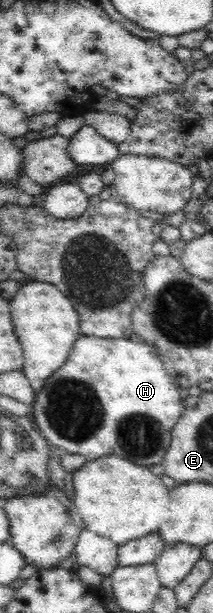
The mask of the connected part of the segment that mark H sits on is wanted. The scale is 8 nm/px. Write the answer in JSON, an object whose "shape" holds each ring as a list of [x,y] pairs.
{"shape":[[[82,335],[74,343],[70,354],[66,358],[66,362],[56,372],[52,373],[52,376],[46,381],[44,388],[36,394],[31,406],[32,420],[42,430],[42,435],[50,445],[57,446],[66,453],[85,456],[88,461],[96,460],[100,456],[116,455],[124,456],[124,459],[132,460],[132,464],[140,466],[154,466],[158,462],[162,462],[162,458],[164,458],[164,454],[166,454],[166,450],[168,450],[171,443],[172,426],[180,420],[180,417],[185,412],[184,402],[192,391],[180,386],[168,376],[164,366],[162,366],[162,362],[160,362],[160,357],[156,356],[156,354],[156,349],[151,344],[141,343],[134,339],[104,339]]]}

